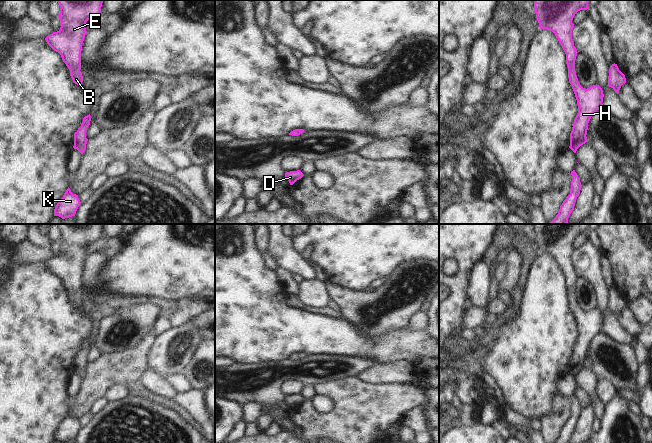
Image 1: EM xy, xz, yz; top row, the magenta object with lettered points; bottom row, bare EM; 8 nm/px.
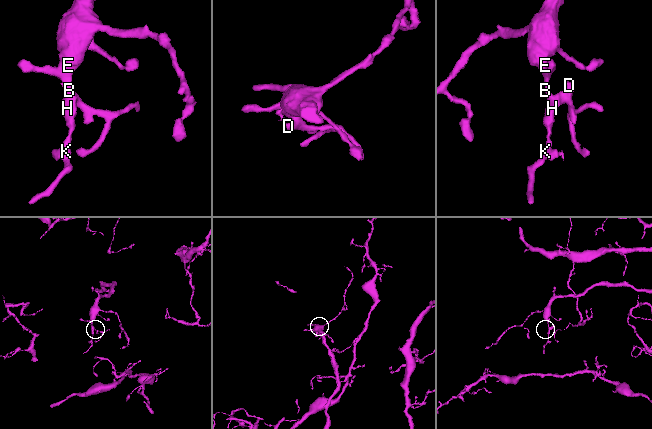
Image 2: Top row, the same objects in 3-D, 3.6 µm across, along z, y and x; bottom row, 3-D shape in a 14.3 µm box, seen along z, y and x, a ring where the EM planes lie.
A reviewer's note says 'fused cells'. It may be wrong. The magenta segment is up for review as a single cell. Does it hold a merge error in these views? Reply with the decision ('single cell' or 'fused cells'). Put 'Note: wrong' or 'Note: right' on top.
Note: wrong
single cell

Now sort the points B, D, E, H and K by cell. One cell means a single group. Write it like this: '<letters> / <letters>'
B D E H K

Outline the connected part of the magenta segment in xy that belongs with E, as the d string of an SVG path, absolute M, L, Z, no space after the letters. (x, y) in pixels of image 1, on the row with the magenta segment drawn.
M57 0L60 6L60 30L48 35L47 44L58 52L70 70L73 82L81 85L82 44L87 33L85 24L101 13L104 0Z

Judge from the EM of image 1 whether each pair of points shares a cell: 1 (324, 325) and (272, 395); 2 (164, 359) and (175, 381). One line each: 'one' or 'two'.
1: two
2: two

